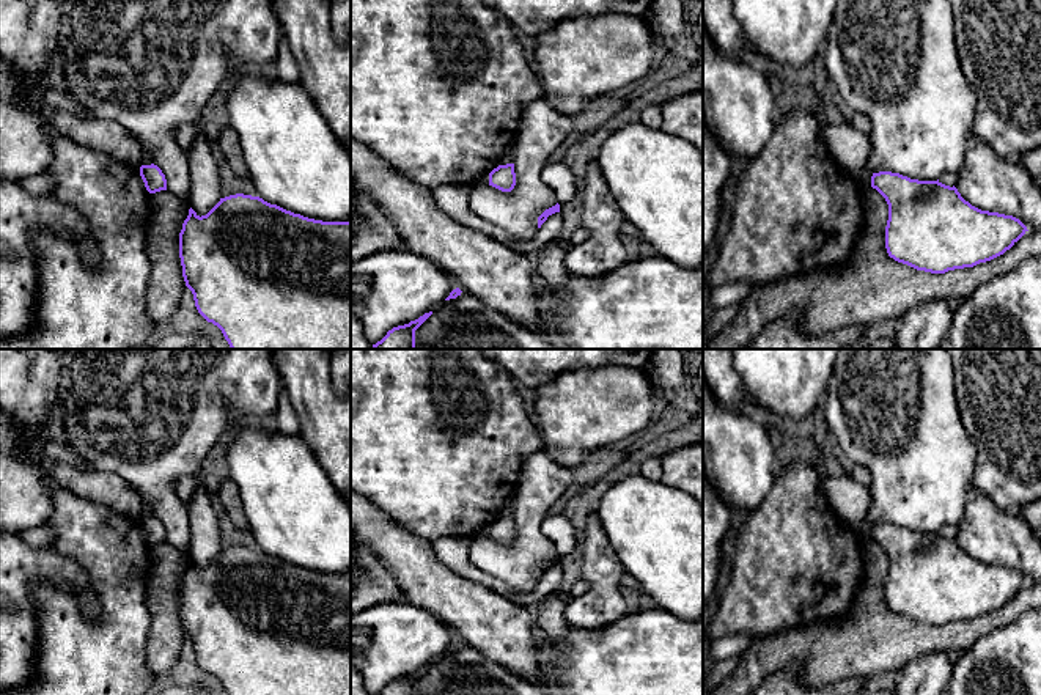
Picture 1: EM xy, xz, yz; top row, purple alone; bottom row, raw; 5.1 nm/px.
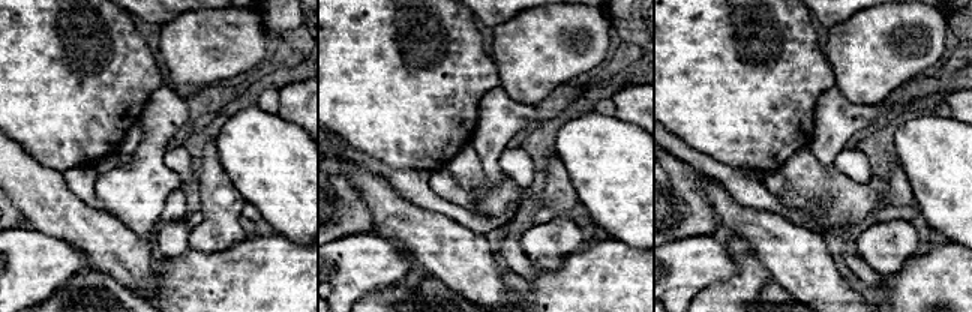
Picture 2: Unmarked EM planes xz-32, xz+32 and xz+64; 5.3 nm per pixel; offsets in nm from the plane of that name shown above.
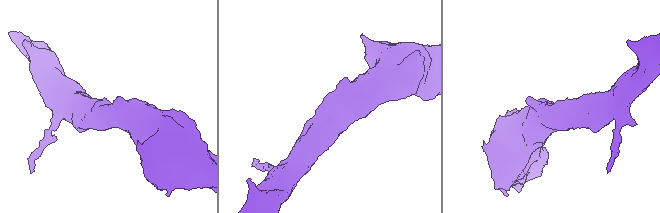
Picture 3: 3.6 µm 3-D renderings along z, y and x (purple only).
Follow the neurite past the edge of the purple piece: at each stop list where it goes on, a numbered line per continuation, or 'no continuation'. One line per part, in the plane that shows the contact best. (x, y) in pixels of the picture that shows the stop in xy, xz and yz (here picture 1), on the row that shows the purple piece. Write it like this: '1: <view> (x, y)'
no continuation

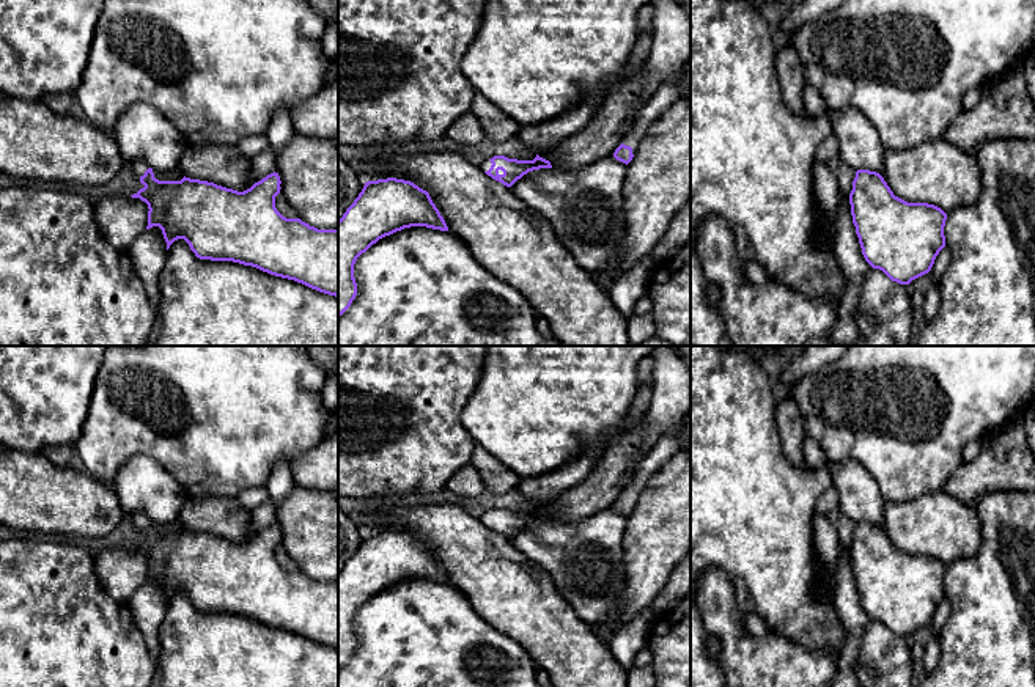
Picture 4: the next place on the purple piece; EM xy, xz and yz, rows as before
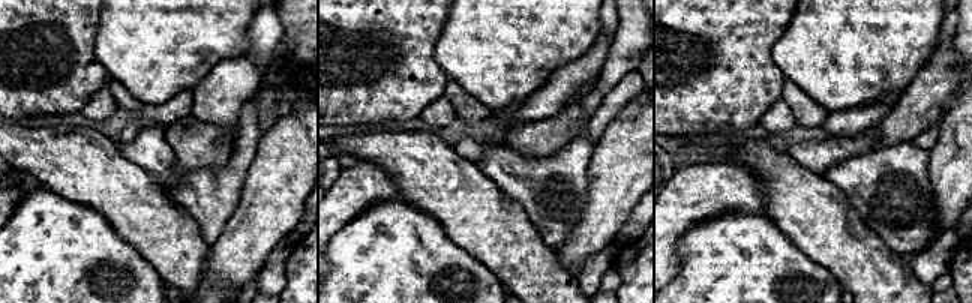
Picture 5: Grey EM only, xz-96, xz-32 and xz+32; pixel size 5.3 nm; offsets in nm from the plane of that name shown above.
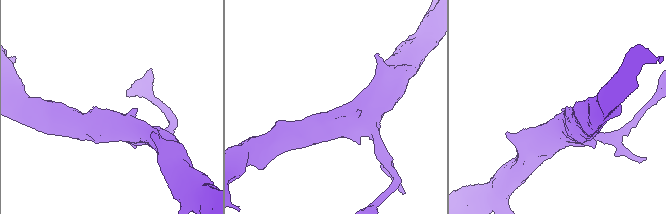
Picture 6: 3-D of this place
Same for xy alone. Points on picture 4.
1: xy (139, 167)

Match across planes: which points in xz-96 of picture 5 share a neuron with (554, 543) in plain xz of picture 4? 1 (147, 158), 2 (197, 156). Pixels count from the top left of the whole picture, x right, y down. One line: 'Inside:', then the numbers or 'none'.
Inside: 1

